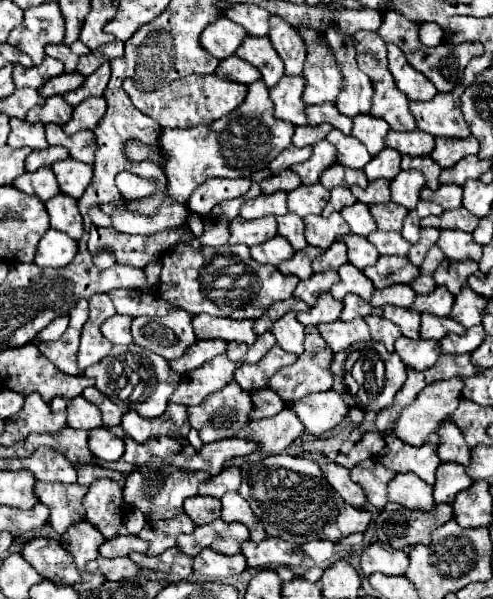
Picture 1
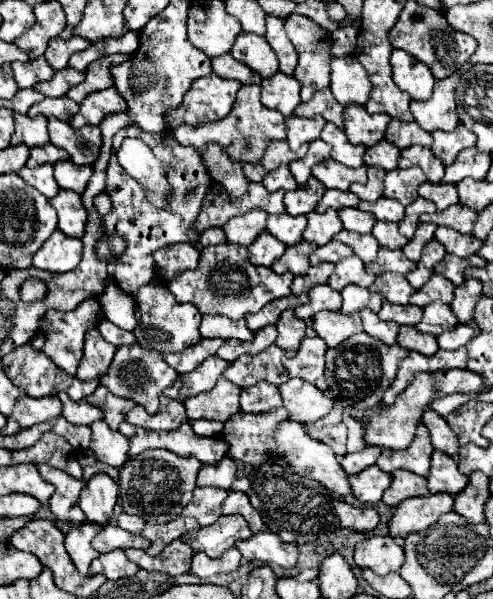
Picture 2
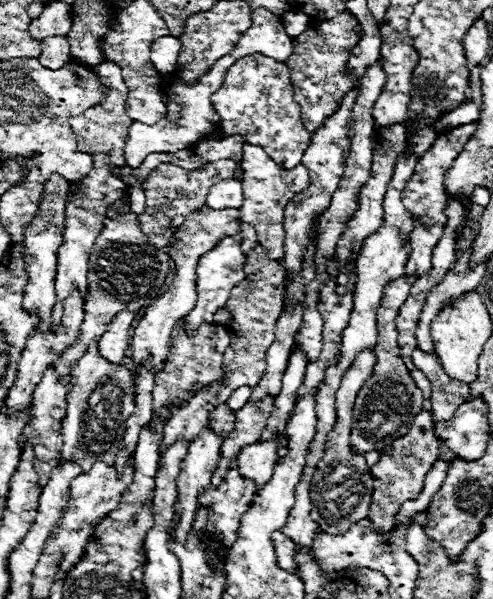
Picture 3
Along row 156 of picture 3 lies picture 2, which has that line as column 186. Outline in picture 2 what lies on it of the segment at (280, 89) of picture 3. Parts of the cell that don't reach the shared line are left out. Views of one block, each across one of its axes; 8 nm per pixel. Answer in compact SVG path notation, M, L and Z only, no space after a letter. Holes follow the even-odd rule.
M218 244L212 248L204 248L200 256L200 264L194 272L180 272L168 284L168 290L180 302L196 304L200 314L222 314L232 320L242 320L246 314L258 312L268 302L290 296L292 274L276 274L272 268L254 266L248 262L246 248L238 244Z

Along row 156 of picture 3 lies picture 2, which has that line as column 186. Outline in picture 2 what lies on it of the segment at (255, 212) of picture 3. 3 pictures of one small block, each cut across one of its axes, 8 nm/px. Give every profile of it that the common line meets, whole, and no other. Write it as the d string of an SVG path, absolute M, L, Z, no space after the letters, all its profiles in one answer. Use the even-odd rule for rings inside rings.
M174 244L164 246L154 252L154 264L156 264L156 276L160 284L168 284L176 272L194 270L200 260L200 250L194 248L194 244Z

